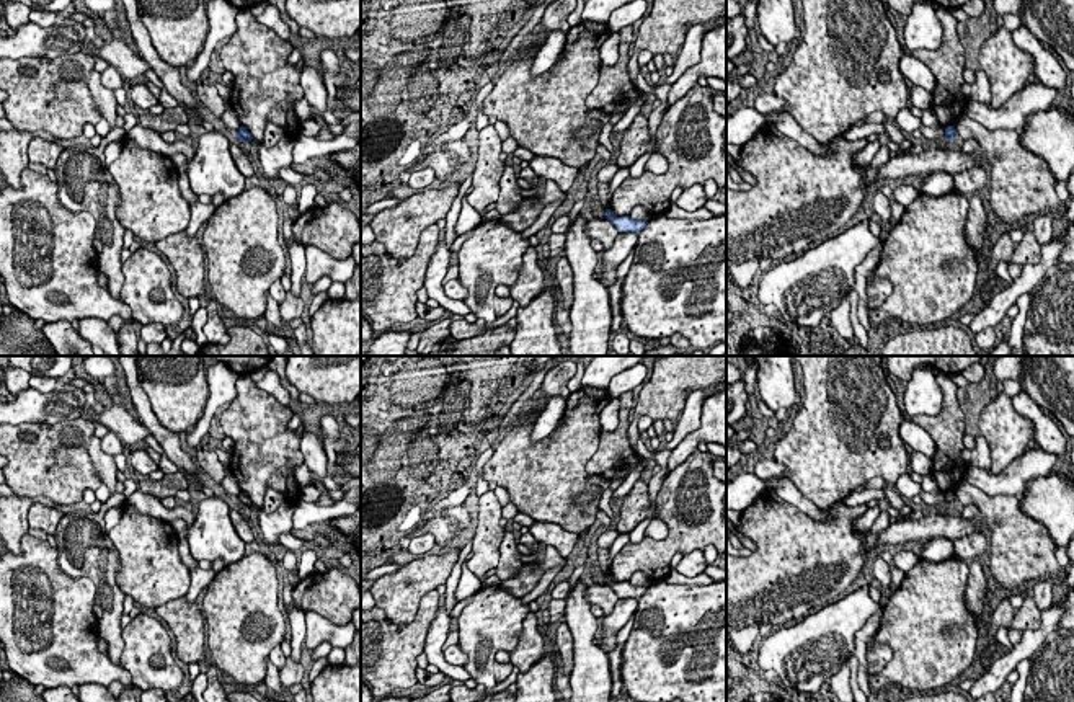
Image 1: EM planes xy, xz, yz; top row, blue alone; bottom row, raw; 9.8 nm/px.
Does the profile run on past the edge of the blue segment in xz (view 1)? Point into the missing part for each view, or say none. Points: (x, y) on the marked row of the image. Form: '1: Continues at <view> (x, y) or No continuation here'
1: No continuation here

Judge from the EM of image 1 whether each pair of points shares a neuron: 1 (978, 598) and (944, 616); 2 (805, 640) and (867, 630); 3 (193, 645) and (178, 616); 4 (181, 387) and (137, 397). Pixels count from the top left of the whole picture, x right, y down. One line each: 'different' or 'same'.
1: different
2: different
3: same
4: different

